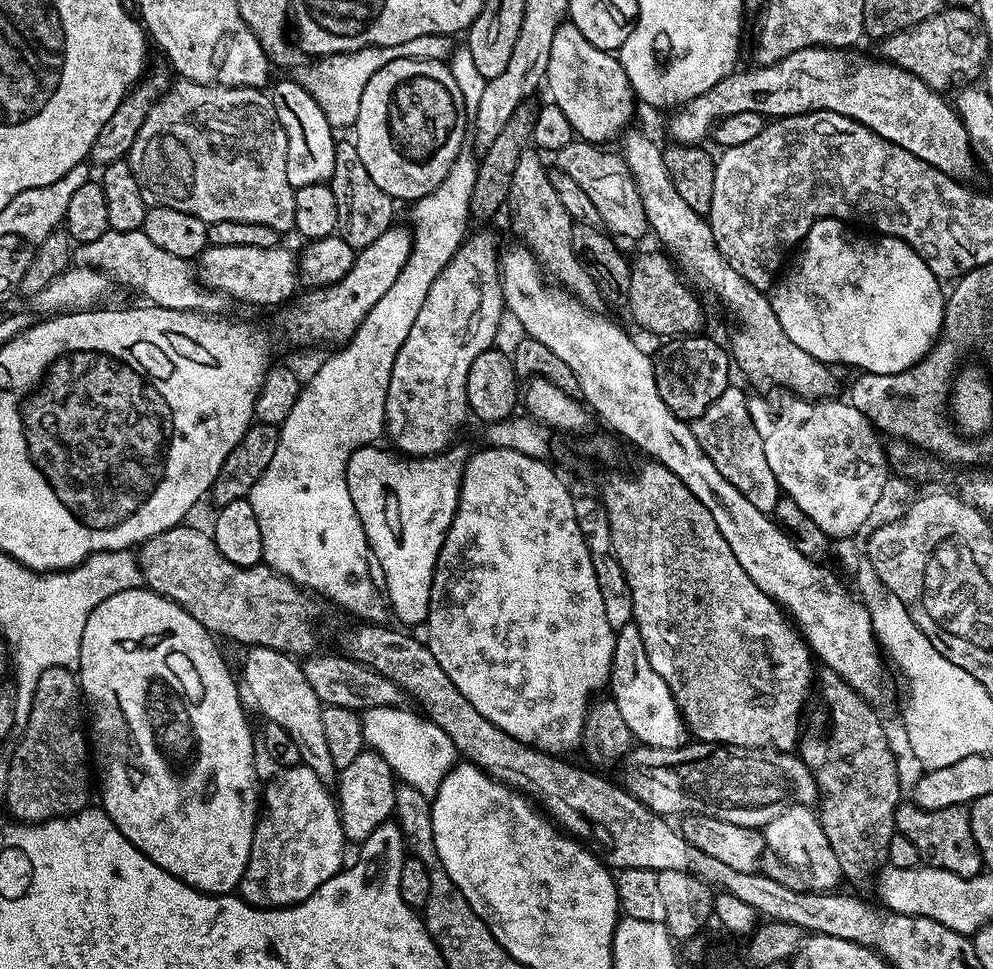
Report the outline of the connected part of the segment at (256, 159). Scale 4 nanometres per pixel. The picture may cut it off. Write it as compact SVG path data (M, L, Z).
M177 79L168 92L150 108L126 159L130 170L134 170L134 178L138 178L144 203L149 206L183 210L186 214L194 214L194 218L202 218L208 225L214 222L262 222L262 226L270 226L277 234L284 234L284 232L291 233L294 229L294 194L296 193L296 189L290 186L290 178L286 178L287 157L286 130L282 130L282 122L278 122L274 102L267 91L259 88L227 88L221 84L199 84Z

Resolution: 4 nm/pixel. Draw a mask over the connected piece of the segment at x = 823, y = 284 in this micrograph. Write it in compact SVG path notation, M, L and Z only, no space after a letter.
M832 216L814 222L814 226L810 226L810 230L804 235L798 251L791 257L790 263L783 269L782 275L770 289L772 309L778 318L778 323L782 325L786 338L790 338L790 342L794 342L794 346L798 346L798 350L806 350L806 354L818 358L823 364L829 366L849 364L850 367L856 368L855 370L874 374L898 374L902 370L910 370L935 346L936 339L940 337L940 331L944 325L945 289L940 289L943 288L941 280L932 273L930 266L926 266L926 262L906 242L883 234L872 235L873 237L863 236L862 233L855 232L855 230L860 231Z

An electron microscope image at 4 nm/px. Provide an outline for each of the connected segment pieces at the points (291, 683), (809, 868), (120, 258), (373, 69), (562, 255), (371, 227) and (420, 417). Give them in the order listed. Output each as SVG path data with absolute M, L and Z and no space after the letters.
M252 646L247 652L242 684L246 692L248 687L257 710L265 716L263 719L267 723L282 726L282 730L286 730L286 734L294 738L294 746L298 746L301 761L307 768L314 770L323 784L331 785L337 779L338 771L330 758L329 747L326 746L325 731L322 728L323 707L310 682L306 682L303 667L287 652L273 648Z
M796 804L793 808L782 810L782 814L765 824L762 831L767 851L778 854L778 858L790 862L790 866L802 869L808 877L809 889L831 892L841 887L838 854L834 854L834 846L830 846L830 838L826 838L822 830L819 815L809 805Z
M109 230L102 234L102 238L94 238L94 242L76 244L74 260L79 267L93 268L113 281L120 280L129 284L134 291L141 292L148 299L145 301L157 308L220 314L226 304L225 297L219 292L201 285L193 261L178 258L178 254L166 254L166 250L154 246L154 242L150 242L142 230Z
M447 36L410 38L410 42L402 42L402 46L363 48L357 52L343 52L333 56L319 57L315 62L312 62L309 68L301 67L295 73L294 79L314 98L314 102L318 102L318 106L322 106L333 130L351 129L358 118L358 106L362 102L362 90L366 86L366 82L370 82L370 78L374 78L374 74L378 74L378 70L382 70L382 66L402 58L444 62L451 57L453 47L453 41Z
M526 150L518 158L514 178L510 178L506 213L508 212L509 218L512 219L512 228L520 239L517 241L532 253L537 264L542 266L545 277L551 278L559 287L577 296L583 304L599 305L601 298L598 286L572 249L570 234L574 222L570 214L566 214L566 206L562 206L562 198L558 198L558 190L554 190L548 177L549 169L544 168L540 159L542 156L539 151Z
M337 139L334 150L334 170L330 181L334 190L334 202L338 202L338 226L336 232L350 246L357 250L370 246L378 234L382 234L388 228L393 227L392 207L394 201L387 196L377 184L374 178L366 170L362 158L358 158L358 150L351 139Z
M476 232L467 237L460 245L459 250L450 258L450 262L434 278L434 284L430 286L430 294L426 294L426 302L422 302L422 310L418 310L418 318L414 318L414 326L410 326L410 334L406 334L406 342L402 342L402 350L394 358L394 370L390 370L390 386L386 390L386 410L384 411L384 422L386 425L386 436L392 439L391 447L397 453L406 456L434 456L437 452L443 452L457 439L456 431L464 424L464 419L469 419L470 409L468 407L468 395L466 394L466 382L470 374L470 366L474 366L474 358L482 354L488 348L497 343L496 331L500 328L500 319L506 316L504 307L504 295L500 285L500 257L501 249L496 249L496 236L492 232Z

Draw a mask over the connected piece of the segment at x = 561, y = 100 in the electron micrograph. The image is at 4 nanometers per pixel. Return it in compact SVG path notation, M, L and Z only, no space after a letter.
M570 22L560 24L554 30L554 43L550 45L550 66L546 77L546 88L552 91L551 103L556 104L558 110L562 110L562 114L566 114L573 133L579 139L587 140L589 144L600 146L605 143L603 140L612 140L616 135L617 139L628 126L626 124L632 116L634 97L630 78L626 78L626 70L620 65L619 59L613 53L598 50L598 46L586 42L586 38L582 38L582 30L578 30L578 26Z

